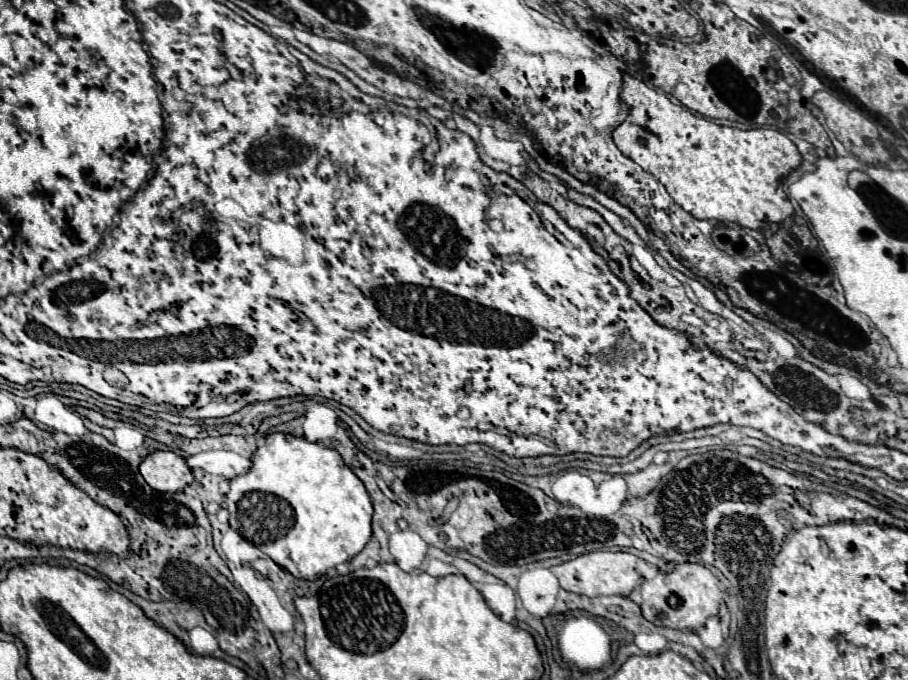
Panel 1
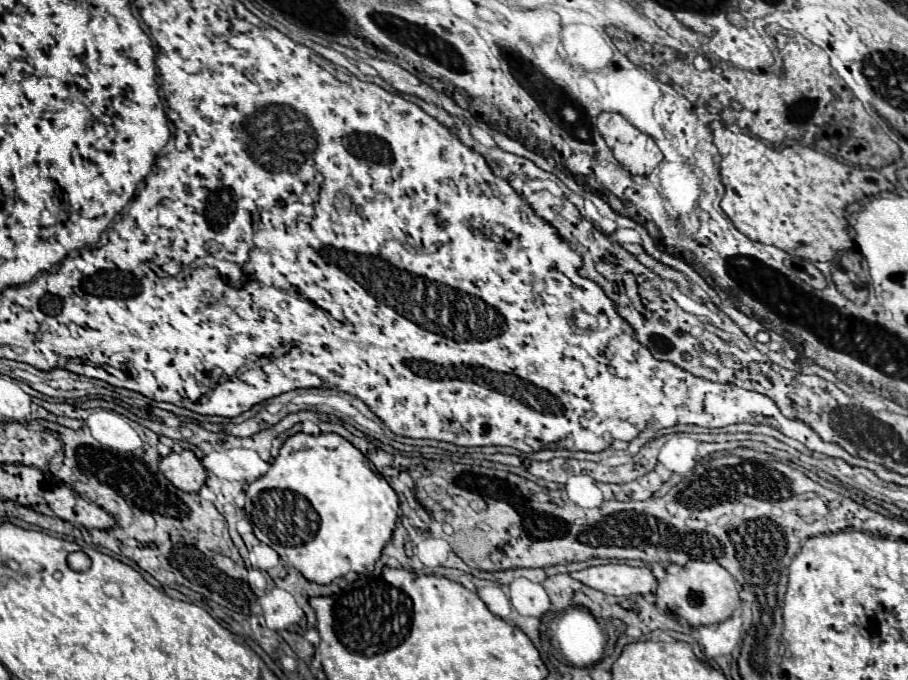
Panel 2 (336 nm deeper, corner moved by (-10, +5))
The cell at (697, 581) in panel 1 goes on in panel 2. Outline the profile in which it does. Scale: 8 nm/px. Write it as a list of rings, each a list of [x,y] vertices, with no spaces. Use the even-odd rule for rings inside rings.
[[[689,561],[681,567],[679,573],[667,575],[657,589],[657,597],[667,605],[667,609],[679,619],[687,621],[691,627],[721,623],[731,617],[731,613],[741,605],[737,595],[737,581],[729,571],[725,571],[719,563],[705,561]]]

